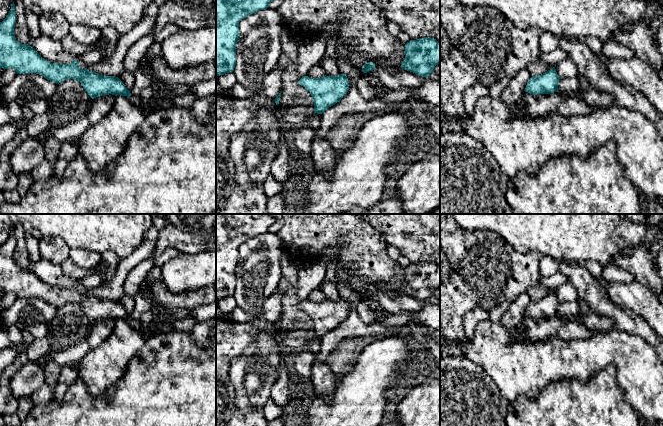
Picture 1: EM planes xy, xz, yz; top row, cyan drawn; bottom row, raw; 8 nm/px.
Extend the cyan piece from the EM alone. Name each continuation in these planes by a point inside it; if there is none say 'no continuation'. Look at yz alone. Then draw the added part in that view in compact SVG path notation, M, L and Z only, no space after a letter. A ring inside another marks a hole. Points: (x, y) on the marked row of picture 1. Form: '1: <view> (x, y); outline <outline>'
no continuation

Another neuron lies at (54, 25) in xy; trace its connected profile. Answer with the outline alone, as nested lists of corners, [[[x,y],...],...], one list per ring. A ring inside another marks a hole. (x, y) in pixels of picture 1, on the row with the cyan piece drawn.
[[[43,13],[39,15],[38,24],[40,33],[52,39],[62,41],[70,33],[70,24],[59,13]]]

